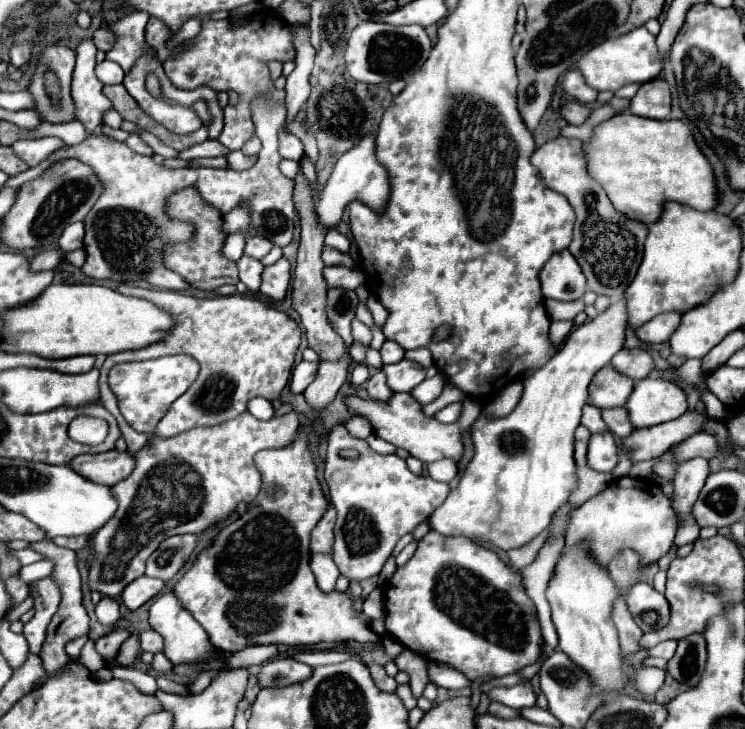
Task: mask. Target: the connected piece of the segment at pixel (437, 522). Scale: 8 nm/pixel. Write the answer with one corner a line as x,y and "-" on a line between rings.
617,300
597,318
573,330
543,368
523,378
523,396
509,416
489,420
481,414
477,418
471,430
475,454
459,486
429,516
431,528
441,534
487,536
497,548
511,550
529,544
549,526
551,516
575,488
573,434
581,408
587,404
587,386
597,370
621,350
625,328
625,302

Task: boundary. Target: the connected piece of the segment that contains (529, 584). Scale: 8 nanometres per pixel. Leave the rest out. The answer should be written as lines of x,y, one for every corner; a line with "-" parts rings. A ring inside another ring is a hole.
563,506
553,522
553,530
551,530
551,538
545,542
545,546
539,550
537,558
521,570
523,574
523,586
527,590
527,596
533,600
535,608
537,608
537,618
539,618
539,626
541,626
541,634
545,640
545,646
555,652
557,650
557,634
555,634
555,626
551,622
551,610
545,598
545,588
547,582
551,580
555,562
559,558
561,548
565,546
565,540
561,536
563,528
565,528
565,520
569,514
569,506

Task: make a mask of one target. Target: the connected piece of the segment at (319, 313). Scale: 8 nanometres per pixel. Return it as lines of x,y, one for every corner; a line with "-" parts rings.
299,170
299,174
293,178
293,182
295,182
293,202
295,202
295,212
297,212
299,224
301,224
301,244
299,244
297,266
295,266
295,280
293,280
293,294
291,294
293,308
301,316
309,348
315,350
321,360
337,362
337,360
341,360
347,354
347,346
345,346
343,338
339,338
339,334
333,332
333,328
327,322
327,314
325,314
327,290
325,290
325,282
323,282
323,274
321,274
323,272
321,250
323,250
323,242
325,242
325,226
315,216
315,202
311,200
309,182
307,182
303,170

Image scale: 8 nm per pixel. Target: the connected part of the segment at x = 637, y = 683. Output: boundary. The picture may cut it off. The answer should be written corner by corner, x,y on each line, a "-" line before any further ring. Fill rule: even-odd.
639,664
633,674
633,688
637,692
641,692
643,696
657,694
661,690
663,682
665,682
665,672
659,668
653,668
653,666

